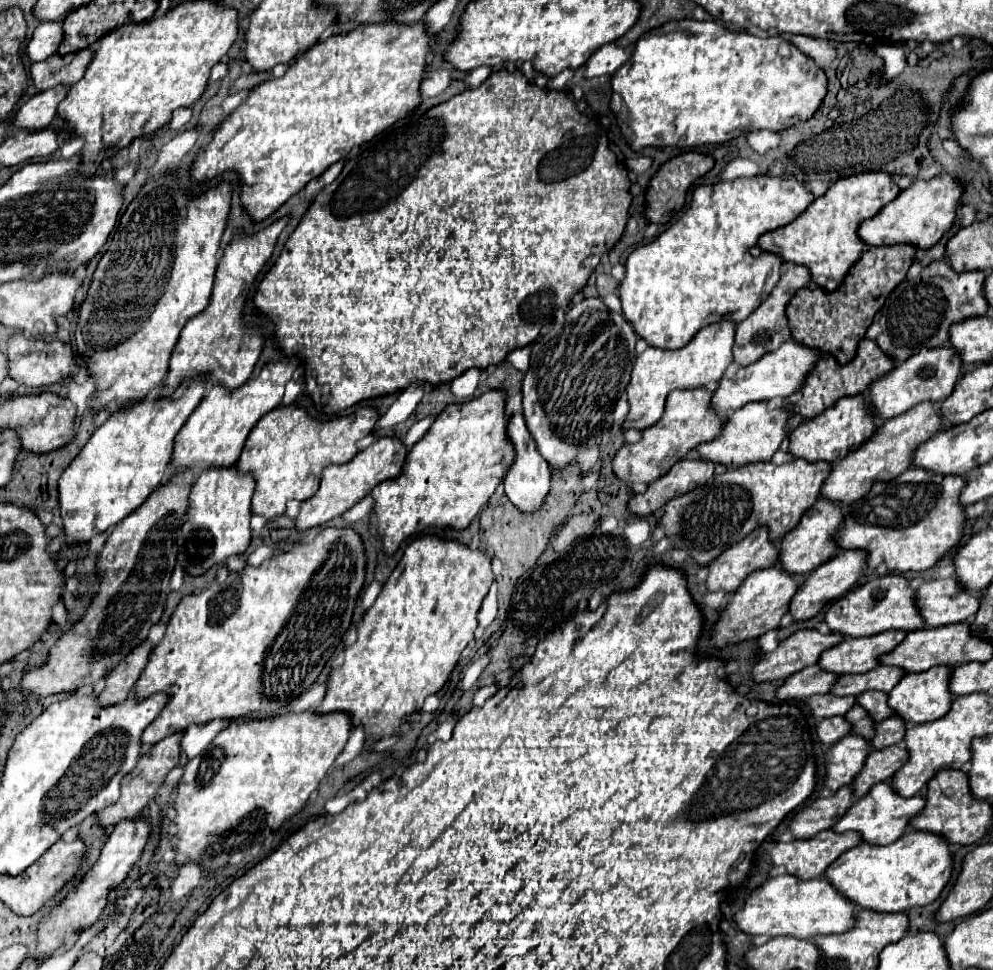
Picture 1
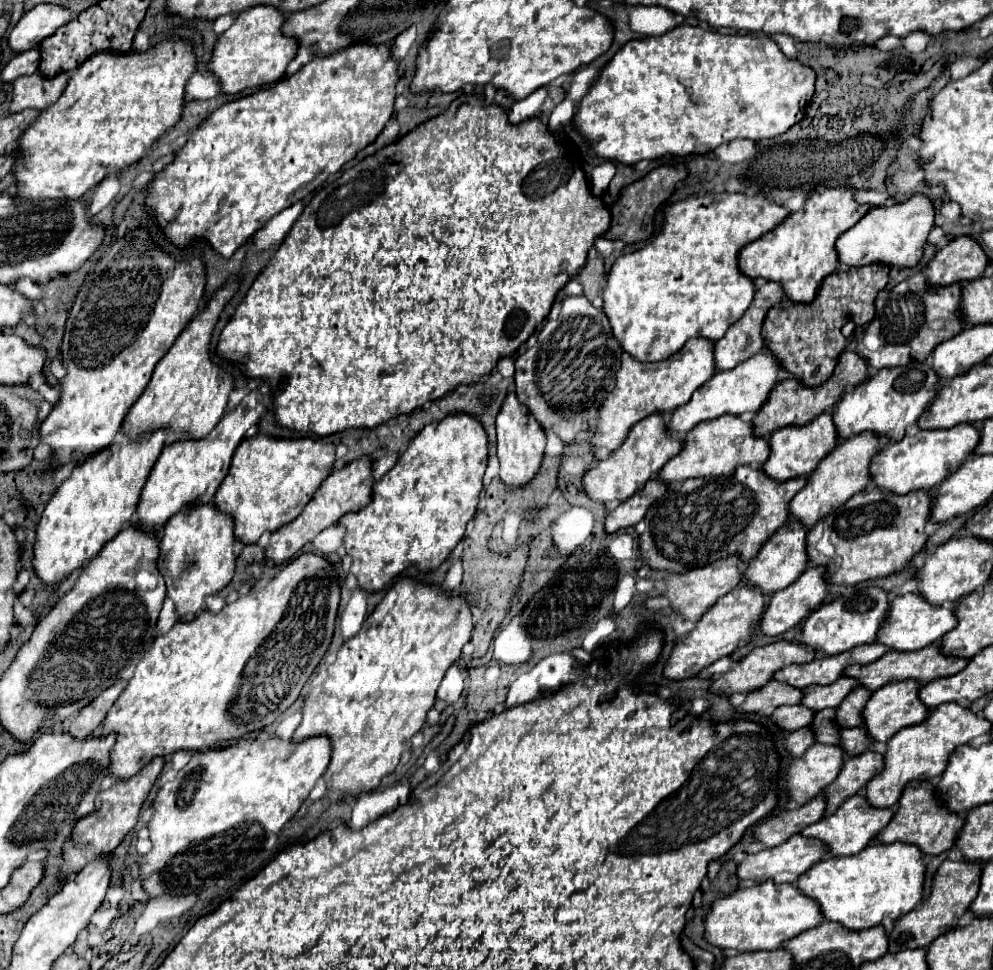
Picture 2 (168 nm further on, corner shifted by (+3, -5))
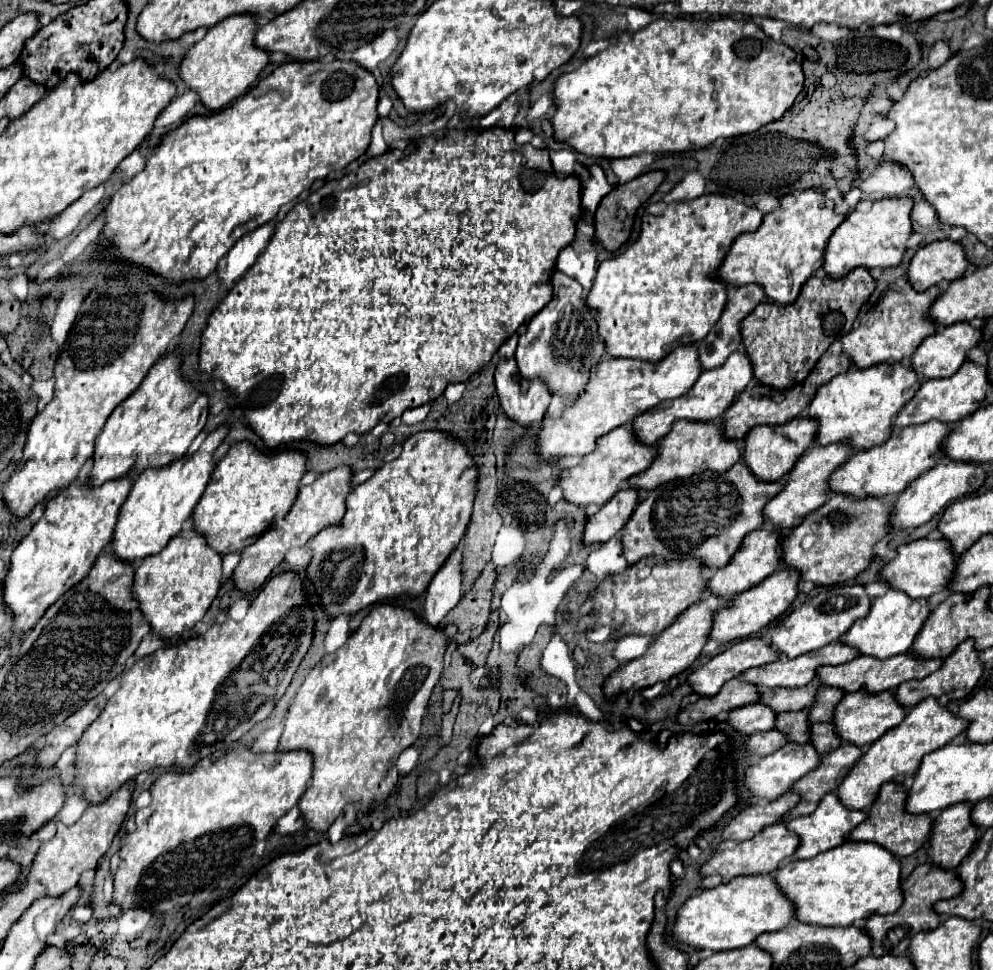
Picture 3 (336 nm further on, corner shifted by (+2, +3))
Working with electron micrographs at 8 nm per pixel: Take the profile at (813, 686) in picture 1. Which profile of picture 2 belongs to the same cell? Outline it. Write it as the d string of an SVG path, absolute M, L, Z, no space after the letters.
M772 680L764 688L748 694L746 702L738 710L742 710L742 712L768 712L768 710L774 710L782 704L800 704L802 694L804 694L804 690L800 690L800 688L790 688L790 684Z

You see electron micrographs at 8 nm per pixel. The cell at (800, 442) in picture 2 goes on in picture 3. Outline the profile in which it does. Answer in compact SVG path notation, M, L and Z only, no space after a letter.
M795 418L781 426L757 426L749 430L749 436L745 436L743 446L743 460L749 470L753 470L753 476L763 482L777 482L785 474L791 472L797 456L801 456L815 440L817 432L817 420L809 418Z

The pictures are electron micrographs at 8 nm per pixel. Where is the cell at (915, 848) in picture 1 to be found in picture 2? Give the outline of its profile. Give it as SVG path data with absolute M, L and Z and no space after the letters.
M872 844L854 856L828 856L812 866L806 874L800 876L798 888L802 894L814 898L820 904L820 910L826 920L840 922L850 930L864 930L880 924L884 918L896 920L922 902L926 880L926 862L924 854L916 852L912 844Z

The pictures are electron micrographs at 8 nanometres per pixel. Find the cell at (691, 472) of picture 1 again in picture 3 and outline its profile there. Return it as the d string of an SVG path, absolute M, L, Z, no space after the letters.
M623 488L619 490L597 514L589 516L583 528L583 544L601 544L613 538L629 520L637 504L637 490Z

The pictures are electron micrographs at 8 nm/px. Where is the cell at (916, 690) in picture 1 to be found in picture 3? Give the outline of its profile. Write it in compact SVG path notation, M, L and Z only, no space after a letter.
M853 692L853 694L845 694L833 714L833 726L837 736L841 738L841 742L849 742L855 744L859 748L873 744L875 740L879 740L879 736L901 724L901 720L905 718L905 708L901 708L901 704L897 704L897 700L893 700L893 692L879 692L879 694L865 694L865 692Z

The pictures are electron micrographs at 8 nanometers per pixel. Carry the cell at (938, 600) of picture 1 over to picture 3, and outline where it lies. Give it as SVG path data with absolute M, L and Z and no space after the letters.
M887 590L887 594L873 598L871 600L871 608L869 614L861 620L857 620L857 624L853 624L849 628L849 632L845 636L841 636L841 644L847 644L855 650L859 650L859 654L863 656L873 656L879 660L897 656L897 654L905 654L917 632L921 630L923 622L929 616L929 606L925 598L909 598L905 596L905 592L897 592L897 590Z

